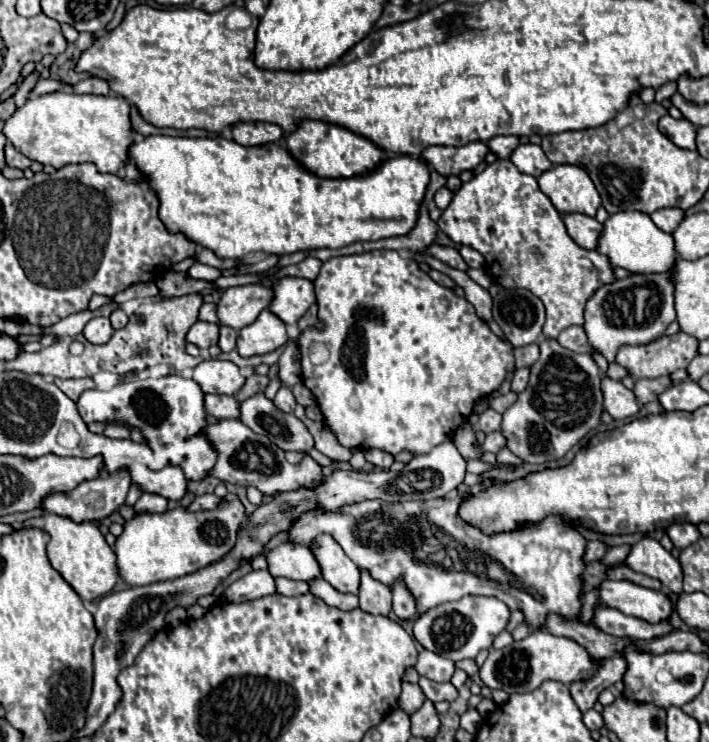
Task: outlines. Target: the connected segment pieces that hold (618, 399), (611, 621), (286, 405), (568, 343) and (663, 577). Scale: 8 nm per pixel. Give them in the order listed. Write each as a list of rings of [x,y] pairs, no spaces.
[[[601,378],[601,392],[603,392],[603,406],[613,418],[627,418],[637,414],[639,404],[631,390],[627,390],[619,380]]]
[[[601,604],[595,610],[593,624],[611,636],[631,638],[631,640],[653,640],[673,632],[673,626],[669,620],[649,624],[635,616],[625,616],[623,612],[615,612],[613,608],[603,608]]]
[[[285,386],[279,388],[279,392],[275,394],[273,402],[275,402],[275,406],[277,406],[279,410],[283,410],[283,412],[293,412],[293,410],[295,410],[295,404],[297,404],[295,398],[293,398],[293,394],[291,394],[291,390],[285,388]]]
[[[569,326],[565,328],[559,336],[557,336],[557,342],[567,348],[567,350],[573,350],[573,352],[593,352],[593,348],[587,344],[587,336],[583,332],[581,326]]]
[[[643,536],[631,546],[625,564],[635,572],[657,578],[673,594],[683,592],[683,572],[679,568],[679,560],[649,536]]]

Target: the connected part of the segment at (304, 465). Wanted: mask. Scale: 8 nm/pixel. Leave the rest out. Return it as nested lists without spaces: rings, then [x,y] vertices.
[[[219,420],[215,424],[207,424],[199,434],[205,436],[207,442],[213,446],[213,450],[217,452],[217,462],[209,470],[209,474],[223,480],[223,482],[241,484],[245,488],[255,486],[263,494],[275,496],[279,492],[295,490],[295,488],[301,488],[301,486],[313,488],[323,478],[321,466],[311,456],[305,456],[299,466],[289,464],[283,458],[281,448],[271,444],[271,440],[267,440],[267,436],[259,436],[257,432],[247,428],[241,420]]]

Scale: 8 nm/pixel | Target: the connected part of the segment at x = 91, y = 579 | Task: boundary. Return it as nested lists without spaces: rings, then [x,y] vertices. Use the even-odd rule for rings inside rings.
[[[43,514],[37,518],[29,518],[23,522],[23,528],[41,528],[49,534],[47,544],[47,556],[51,560],[51,566],[73,586],[73,590],[83,600],[95,600],[99,596],[105,596],[115,582],[119,580],[117,568],[115,568],[115,552],[105,542],[103,534],[93,522],[73,522],[67,516],[57,514]]]

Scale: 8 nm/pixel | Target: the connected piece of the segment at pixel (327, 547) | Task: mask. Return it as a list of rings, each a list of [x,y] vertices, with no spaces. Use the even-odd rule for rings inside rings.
[[[329,534],[315,536],[309,548],[321,566],[323,578],[335,590],[357,594],[357,590],[359,590],[359,568]]]

